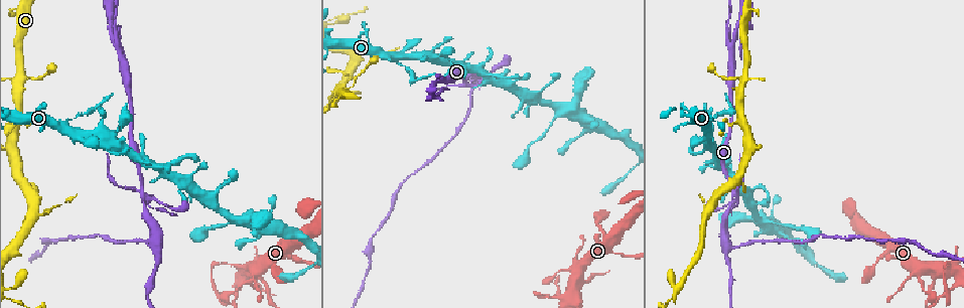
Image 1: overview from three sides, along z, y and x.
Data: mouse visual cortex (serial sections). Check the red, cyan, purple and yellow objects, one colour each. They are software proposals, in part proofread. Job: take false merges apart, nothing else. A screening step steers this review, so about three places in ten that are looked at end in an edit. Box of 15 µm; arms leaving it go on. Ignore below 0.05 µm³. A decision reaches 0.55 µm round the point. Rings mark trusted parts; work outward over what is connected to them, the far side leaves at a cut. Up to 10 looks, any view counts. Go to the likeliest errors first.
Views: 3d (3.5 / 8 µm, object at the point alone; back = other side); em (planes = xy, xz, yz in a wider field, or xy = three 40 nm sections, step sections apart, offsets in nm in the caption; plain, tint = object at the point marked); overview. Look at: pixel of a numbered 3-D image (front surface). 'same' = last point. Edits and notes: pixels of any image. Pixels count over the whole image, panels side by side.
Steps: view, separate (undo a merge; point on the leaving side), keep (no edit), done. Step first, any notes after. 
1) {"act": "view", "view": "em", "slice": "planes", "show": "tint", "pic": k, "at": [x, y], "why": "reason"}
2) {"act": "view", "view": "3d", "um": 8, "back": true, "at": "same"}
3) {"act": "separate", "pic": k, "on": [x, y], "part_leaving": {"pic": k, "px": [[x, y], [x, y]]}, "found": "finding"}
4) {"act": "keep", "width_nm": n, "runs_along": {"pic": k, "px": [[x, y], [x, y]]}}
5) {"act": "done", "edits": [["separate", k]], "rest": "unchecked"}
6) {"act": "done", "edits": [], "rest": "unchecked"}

{"act": "view", "view": "3d", "um": 8, "pic": 1, "at": [442, 81], "why": "three arms meet"}

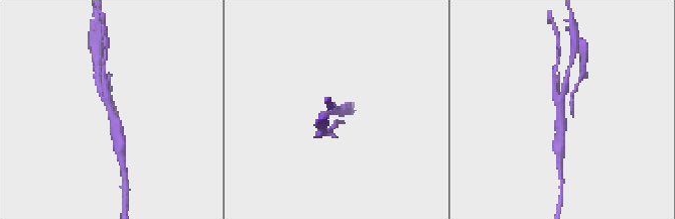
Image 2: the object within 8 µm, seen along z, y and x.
{"act": "view", "view": "em", "slice": "planes", "show": "tint", "pic": 2, "at": [561, 109], "why": "shape alone is not enough"}

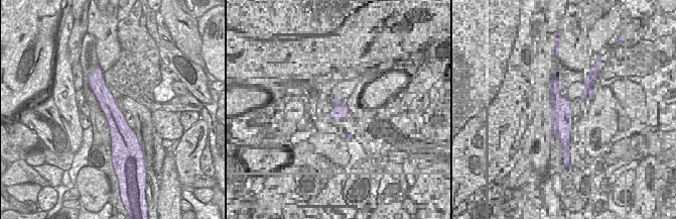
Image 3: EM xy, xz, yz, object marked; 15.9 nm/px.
{"act": "separate", "pic": 2, "on": [554, 76], "found": "a second cell is stuck on"}

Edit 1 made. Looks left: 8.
{"act": "view", "view": "3d", "um": 3.5, "pic": 1, "at": [478, 76]}

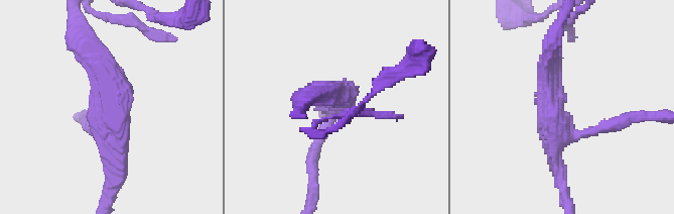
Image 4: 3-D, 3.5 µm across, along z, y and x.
{"act": "view", "view": "em", "slice": "xy", "step": 3, "show": "tint", "pic": 4, "at": [556, 123], "arms": 3, "arm_widths_nm": [200, 250, 350], "why": "now the EM"}

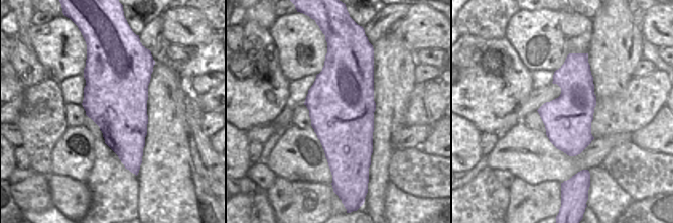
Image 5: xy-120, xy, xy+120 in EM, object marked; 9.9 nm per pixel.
{"act": "keep", "width_nm": 650, "runs_along": {"pic": 4, "px": [[550, 58], [563, 135], [608, 126]]}, "found": "all the same cell"}

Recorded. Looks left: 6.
{"act": "view", "view": "em", "slice": "planes", "show": "tint", "pic": 1, "at": [552, 296], "why": "sudden change in width"}

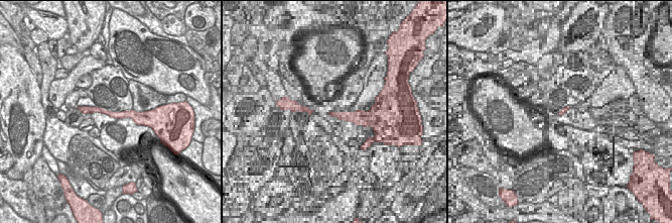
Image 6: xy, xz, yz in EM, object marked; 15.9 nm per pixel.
{"act": "view", "view": "3d", "um": 3.5, "at": "same"}

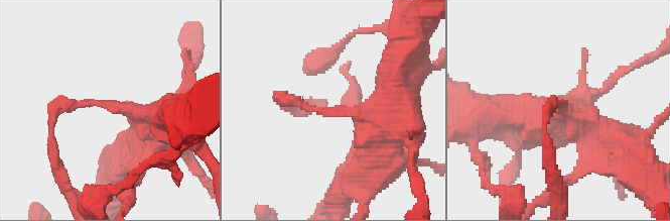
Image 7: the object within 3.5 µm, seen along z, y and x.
{"act": "keep", "found": "all the same cell"}

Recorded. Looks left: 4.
{"act": "view", "view": "3d", "um": 3.5, "pic": 1, "at": [19, 77], "why": "sharp bend"}

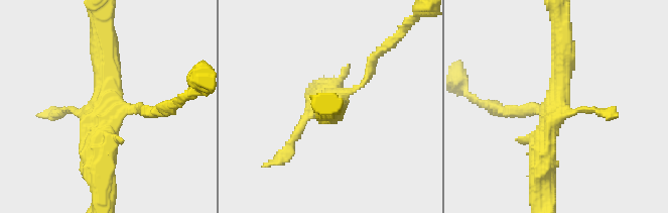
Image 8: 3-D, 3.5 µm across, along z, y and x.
{"act": "view", "view": "em", "slice": "xy", "step": 1, "show": "tint", "pic": 8, "at": [556, 101]}

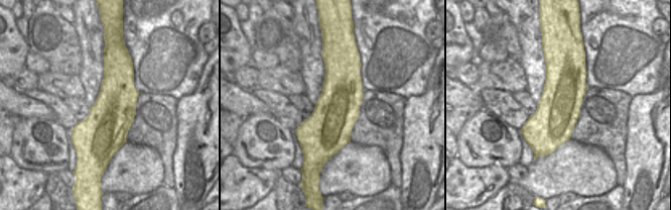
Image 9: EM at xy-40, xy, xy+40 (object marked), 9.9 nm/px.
{"act": "view", "view": "em", "slice": "xy", "step": 3, "show": "tint", "at": "same", "why": "another direction"}

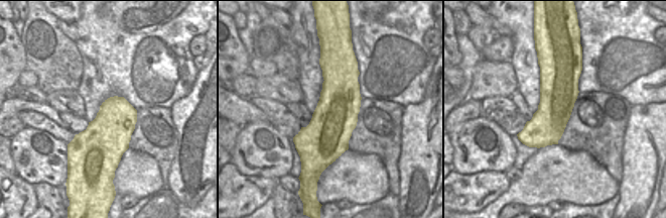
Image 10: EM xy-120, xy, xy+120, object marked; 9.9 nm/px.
{"act": "keep", "runs_along": {"pic": 8, "px": [[560, 33], [563, 71], [542, 167]]}, "found": "one cell here"}

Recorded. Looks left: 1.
{"act": "done", "edits": [["separate", 2]], "rest": "unchecked"}

